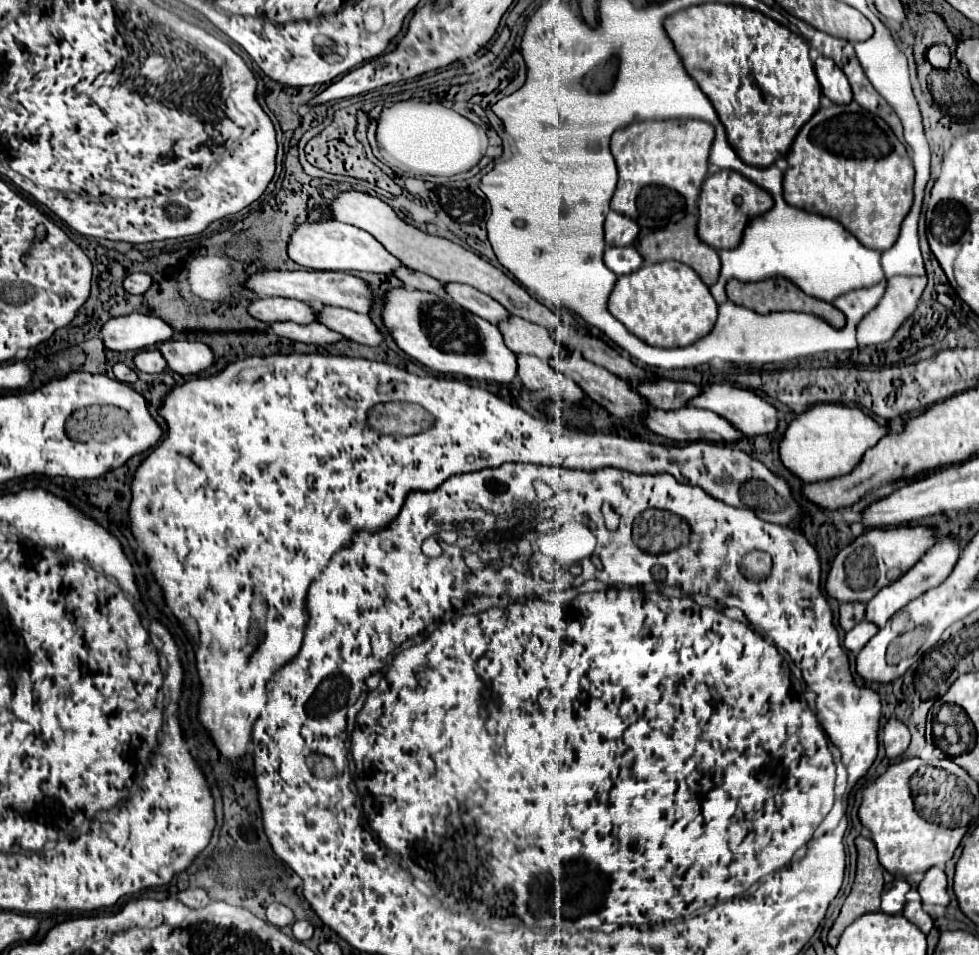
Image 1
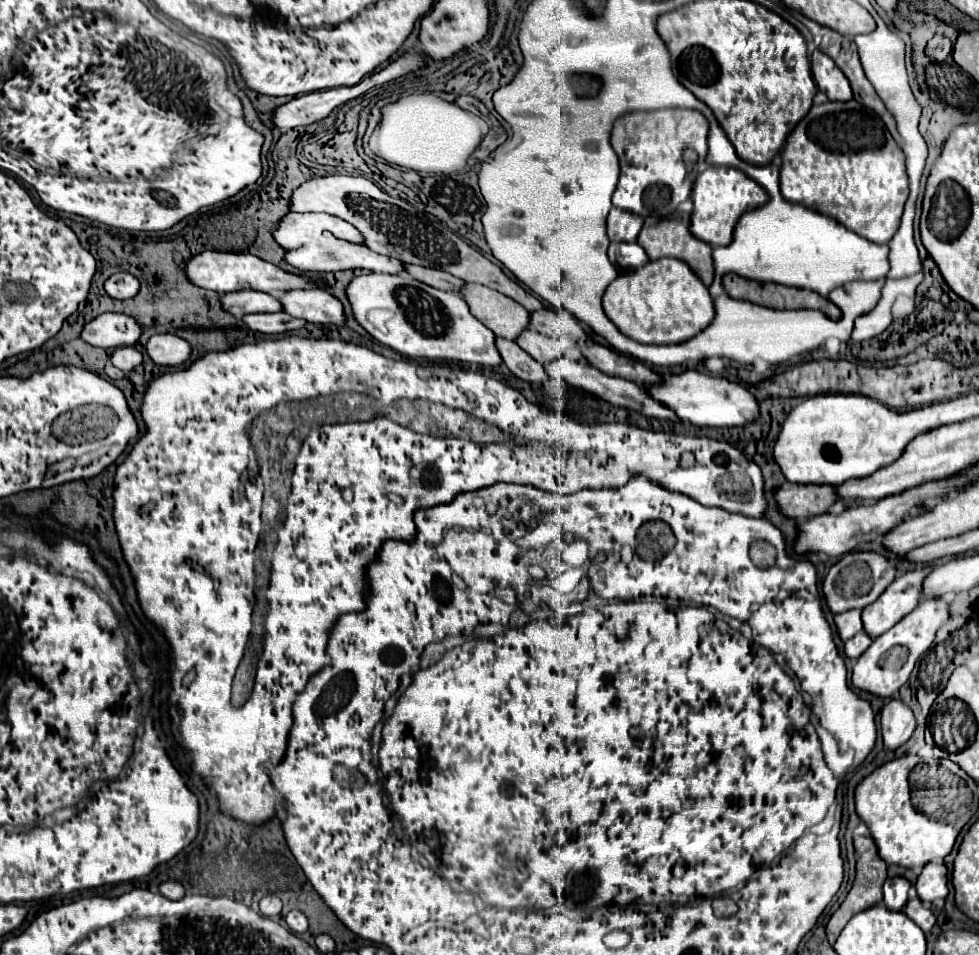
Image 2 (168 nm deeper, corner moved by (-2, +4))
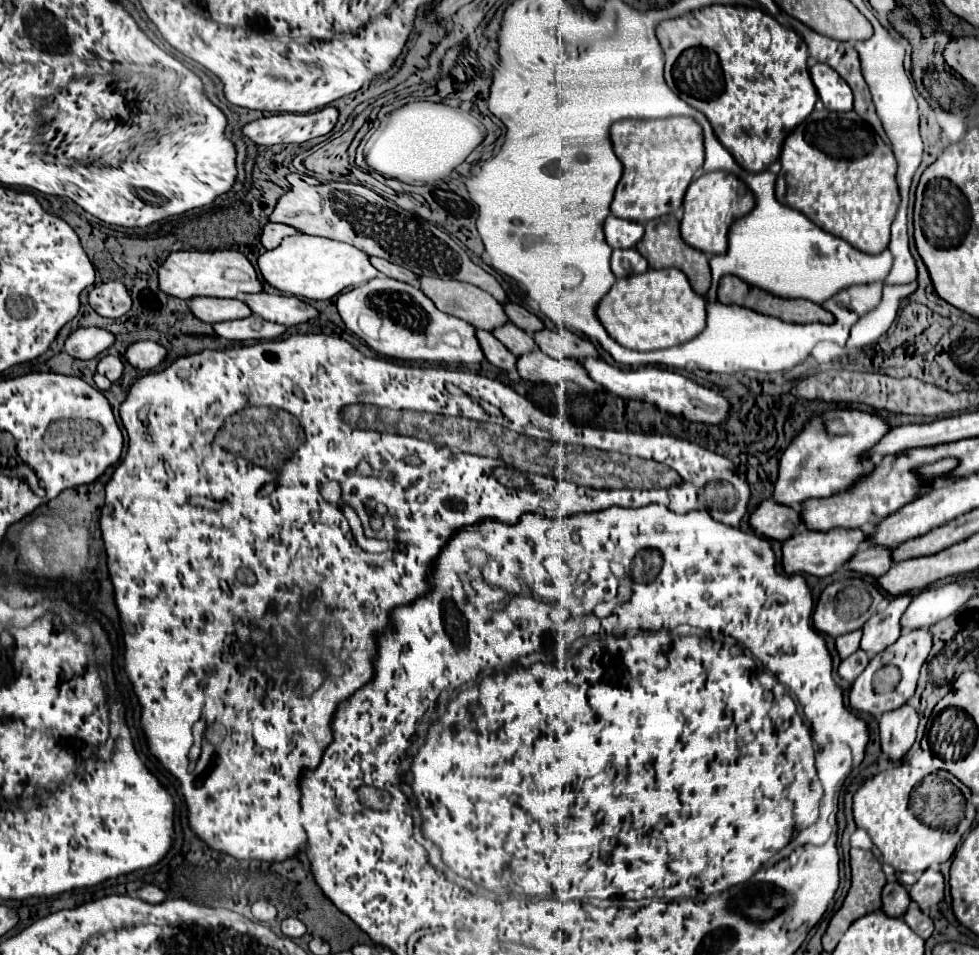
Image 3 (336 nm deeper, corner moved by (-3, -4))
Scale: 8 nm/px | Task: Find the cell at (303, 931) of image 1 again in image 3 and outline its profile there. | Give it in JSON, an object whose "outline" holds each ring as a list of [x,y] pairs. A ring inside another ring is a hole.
{"outline":[[[285,918],[281,922],[281,932],[287,936],[287,938],[299,938],[305,934],[305,924],[297,918]]]}

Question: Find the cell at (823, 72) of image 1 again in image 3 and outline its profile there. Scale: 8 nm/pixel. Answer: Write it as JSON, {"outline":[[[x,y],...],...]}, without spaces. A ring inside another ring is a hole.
{"outline":[[[815,64],[811,66],[811,80],[827,110],[833,110],[833,112],[853,110],[851,88],[835,70],[831,70],[825,64]]]}

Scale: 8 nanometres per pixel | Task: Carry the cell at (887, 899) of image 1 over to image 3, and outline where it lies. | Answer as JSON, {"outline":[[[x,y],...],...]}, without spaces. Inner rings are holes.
{"outline":[[[889,882],[883,888],[883,912],[887,916],[895,916],[901,918],[909,906],[909,894],[907,890],[899,884],[899,882]]]}

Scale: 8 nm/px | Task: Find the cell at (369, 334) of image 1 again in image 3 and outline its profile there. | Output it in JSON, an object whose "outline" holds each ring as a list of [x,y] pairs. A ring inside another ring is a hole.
{"outline":[[[259,292],[259,294],[245,294],[239,298],[249,304],[253,314],[285,326],[297,326],[319,316],[319,310],[315,310],[311,304],[295,296]]]}

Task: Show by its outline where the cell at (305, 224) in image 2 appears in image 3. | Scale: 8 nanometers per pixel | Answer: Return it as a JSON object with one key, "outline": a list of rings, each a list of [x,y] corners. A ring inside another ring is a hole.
{"outline":[[[269,222],[269,224],[263,228],[261,244],[263,244],[267,250],[273,250],[273,248],[277,248],[277,246],[281,244],[281,240],[287,238],[287,236],[301,236],[301,232],[285,226],[285,224],[273,224],[273,222]]]}

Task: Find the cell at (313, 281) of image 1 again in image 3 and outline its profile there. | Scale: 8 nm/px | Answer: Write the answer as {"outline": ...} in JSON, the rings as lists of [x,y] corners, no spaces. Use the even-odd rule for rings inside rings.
{"outline":[[[215,250],[215,252],[173,252],[159,266],[159,288],[171,296],[191,300],[197,296],[213,296],[213,298],[237,298],[237,294],[257,294],[263,292],[263,282],[257,278],[253,264],[235,250]],[[235,268],[241,270],[245,280],[229,280],[225,278],[225,270]]]}

